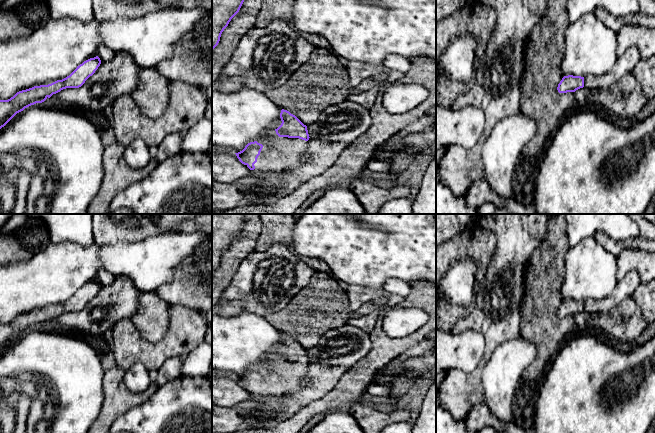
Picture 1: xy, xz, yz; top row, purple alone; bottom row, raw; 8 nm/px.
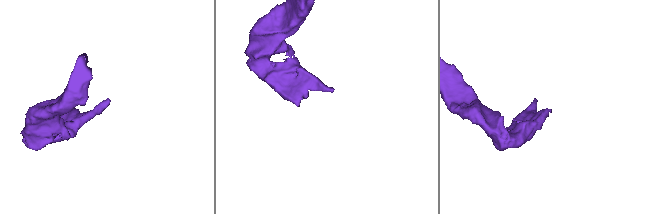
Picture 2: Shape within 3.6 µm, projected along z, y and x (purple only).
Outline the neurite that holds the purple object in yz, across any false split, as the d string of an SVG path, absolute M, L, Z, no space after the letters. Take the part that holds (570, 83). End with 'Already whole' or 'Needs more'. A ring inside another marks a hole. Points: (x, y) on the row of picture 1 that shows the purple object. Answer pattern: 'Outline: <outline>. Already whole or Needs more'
Outline: M636 46L628 48L614 63L614 67L603 75L588 75L586 77L568 75L564 76L558 84L559 93L575 92L585 87L591 93L604 91L617 82L624 74L632 72L641 60Z. Needs more

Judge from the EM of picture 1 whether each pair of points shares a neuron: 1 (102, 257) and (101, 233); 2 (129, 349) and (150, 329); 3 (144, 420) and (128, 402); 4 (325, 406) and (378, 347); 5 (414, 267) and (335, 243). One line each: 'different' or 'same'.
1: different
2: different
3: different
4: same
5: same

